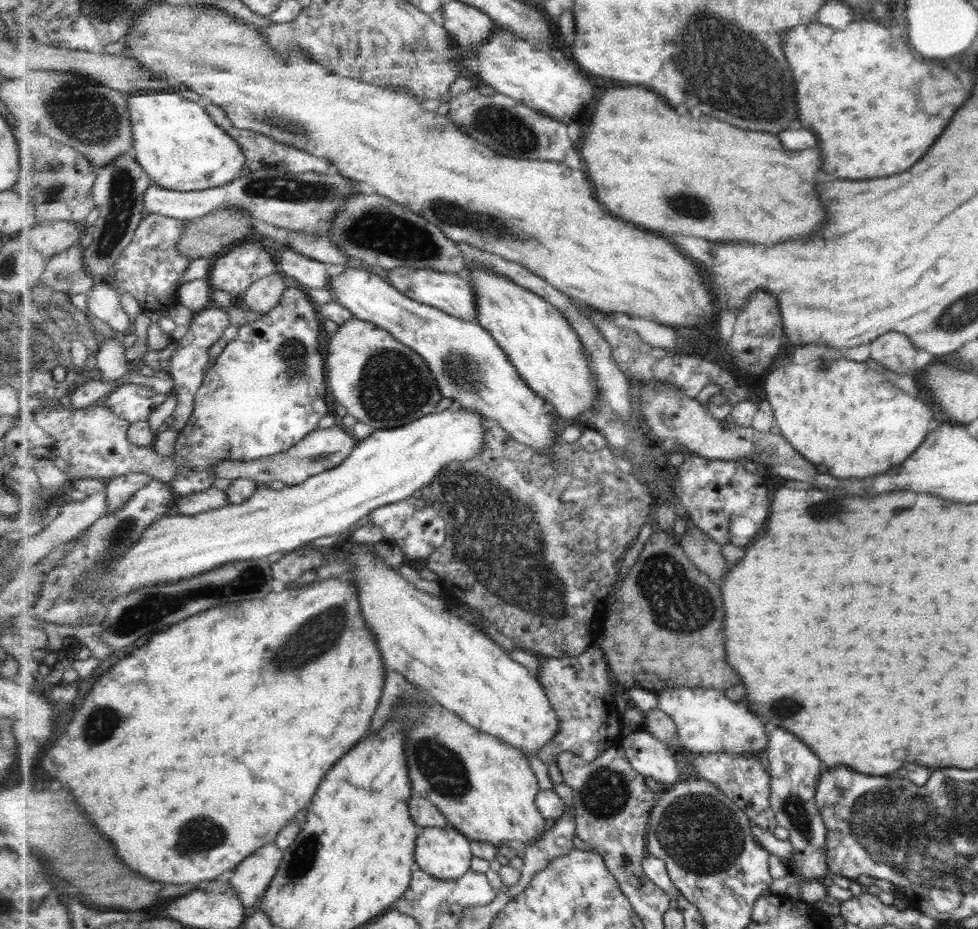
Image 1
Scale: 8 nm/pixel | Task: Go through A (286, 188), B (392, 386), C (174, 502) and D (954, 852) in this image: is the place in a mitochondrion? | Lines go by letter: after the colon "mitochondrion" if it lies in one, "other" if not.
A: mitochondrion
B: mitochondrion
C: other
D: mitochondrion

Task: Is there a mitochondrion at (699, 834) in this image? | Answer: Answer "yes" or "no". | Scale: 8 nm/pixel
yes

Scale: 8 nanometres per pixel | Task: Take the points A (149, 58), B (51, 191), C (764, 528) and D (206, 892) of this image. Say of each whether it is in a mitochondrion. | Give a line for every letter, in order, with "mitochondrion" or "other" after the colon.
A: other
B: mitochondrion
C: other
D: other

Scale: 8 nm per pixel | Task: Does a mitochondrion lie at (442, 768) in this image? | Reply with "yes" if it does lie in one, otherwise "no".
yes

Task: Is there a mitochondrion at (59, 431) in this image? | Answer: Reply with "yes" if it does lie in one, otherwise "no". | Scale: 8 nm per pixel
no

